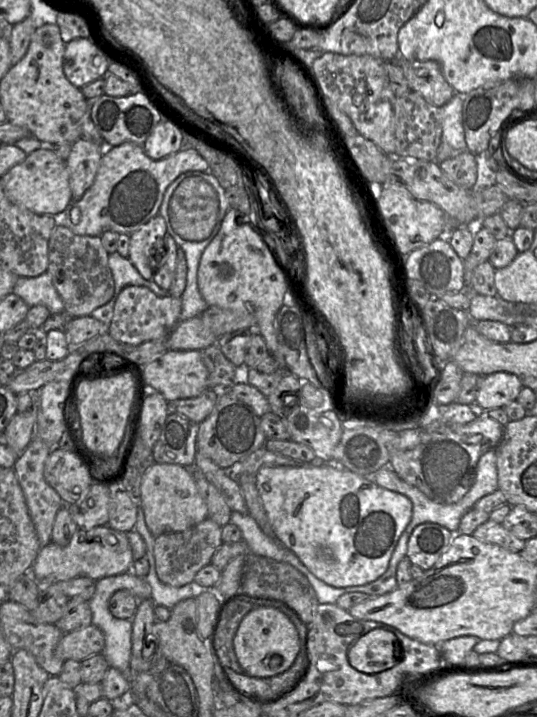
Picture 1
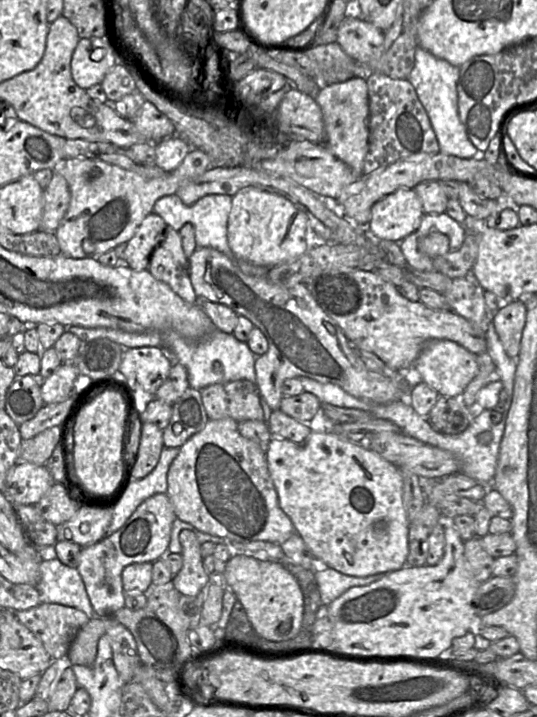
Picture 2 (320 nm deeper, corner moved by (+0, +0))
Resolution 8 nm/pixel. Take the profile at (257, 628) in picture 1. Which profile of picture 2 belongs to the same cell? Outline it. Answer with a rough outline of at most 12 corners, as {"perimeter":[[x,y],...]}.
{"perimeter":[[238,555],[224,586],[262,638],[302,629],[304,597],[279,561]]}

